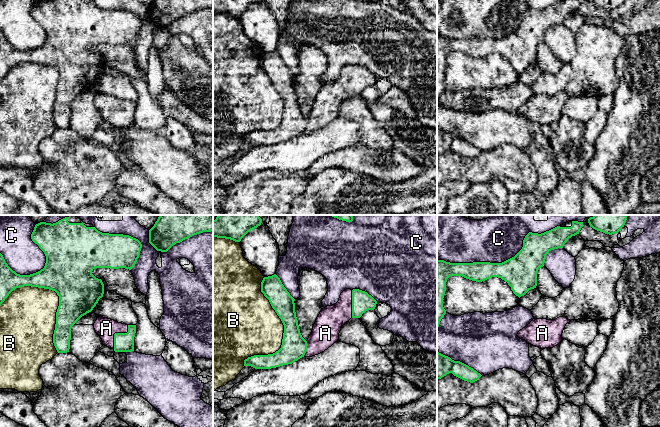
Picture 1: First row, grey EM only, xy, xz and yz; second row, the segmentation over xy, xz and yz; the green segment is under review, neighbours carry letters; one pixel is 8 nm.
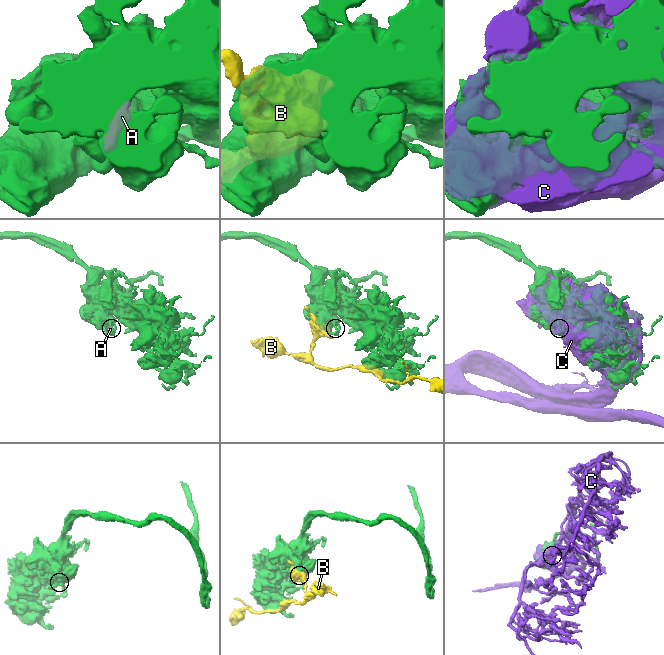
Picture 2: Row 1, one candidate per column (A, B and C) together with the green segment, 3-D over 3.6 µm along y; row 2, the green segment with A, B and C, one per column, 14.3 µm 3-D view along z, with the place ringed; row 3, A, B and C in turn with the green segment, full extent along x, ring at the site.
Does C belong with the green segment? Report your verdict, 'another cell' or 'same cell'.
another cell

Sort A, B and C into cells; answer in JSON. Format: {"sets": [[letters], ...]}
{"sets": [["A"], ["B"], ["C"]]}

